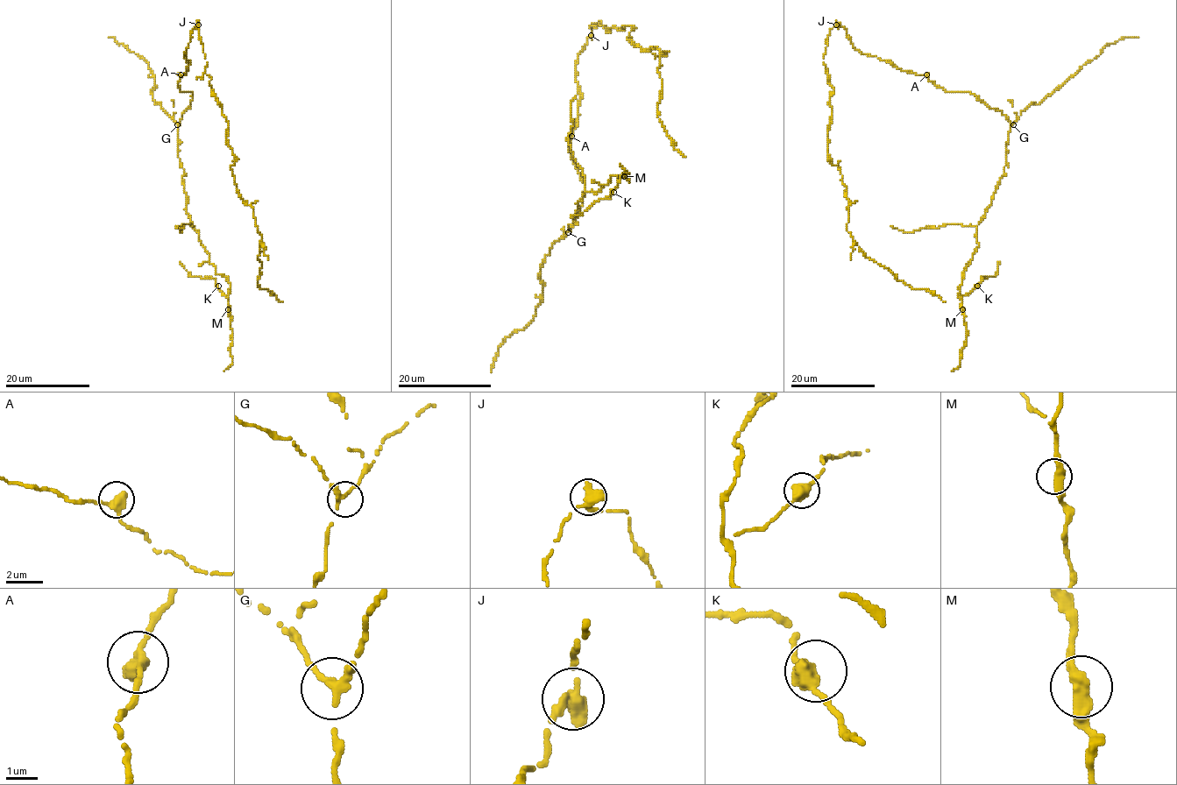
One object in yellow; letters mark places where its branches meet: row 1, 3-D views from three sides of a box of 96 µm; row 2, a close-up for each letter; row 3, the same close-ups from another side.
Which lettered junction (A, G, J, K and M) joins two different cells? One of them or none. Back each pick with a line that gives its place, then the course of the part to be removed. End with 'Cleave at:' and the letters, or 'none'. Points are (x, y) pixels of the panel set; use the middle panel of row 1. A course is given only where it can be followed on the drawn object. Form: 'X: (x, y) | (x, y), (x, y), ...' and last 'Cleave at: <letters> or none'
J: (591, 35) | (592, 36), (600, 20), (606, 32), (632, 26), (634, 46), (662, 52), (658, 117), (684, 157)
Cleave at: J

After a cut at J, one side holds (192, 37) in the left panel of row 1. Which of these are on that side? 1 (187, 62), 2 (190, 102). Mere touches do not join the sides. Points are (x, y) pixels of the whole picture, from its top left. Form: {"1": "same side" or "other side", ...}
{"1": "same side", "2": "same side"}

